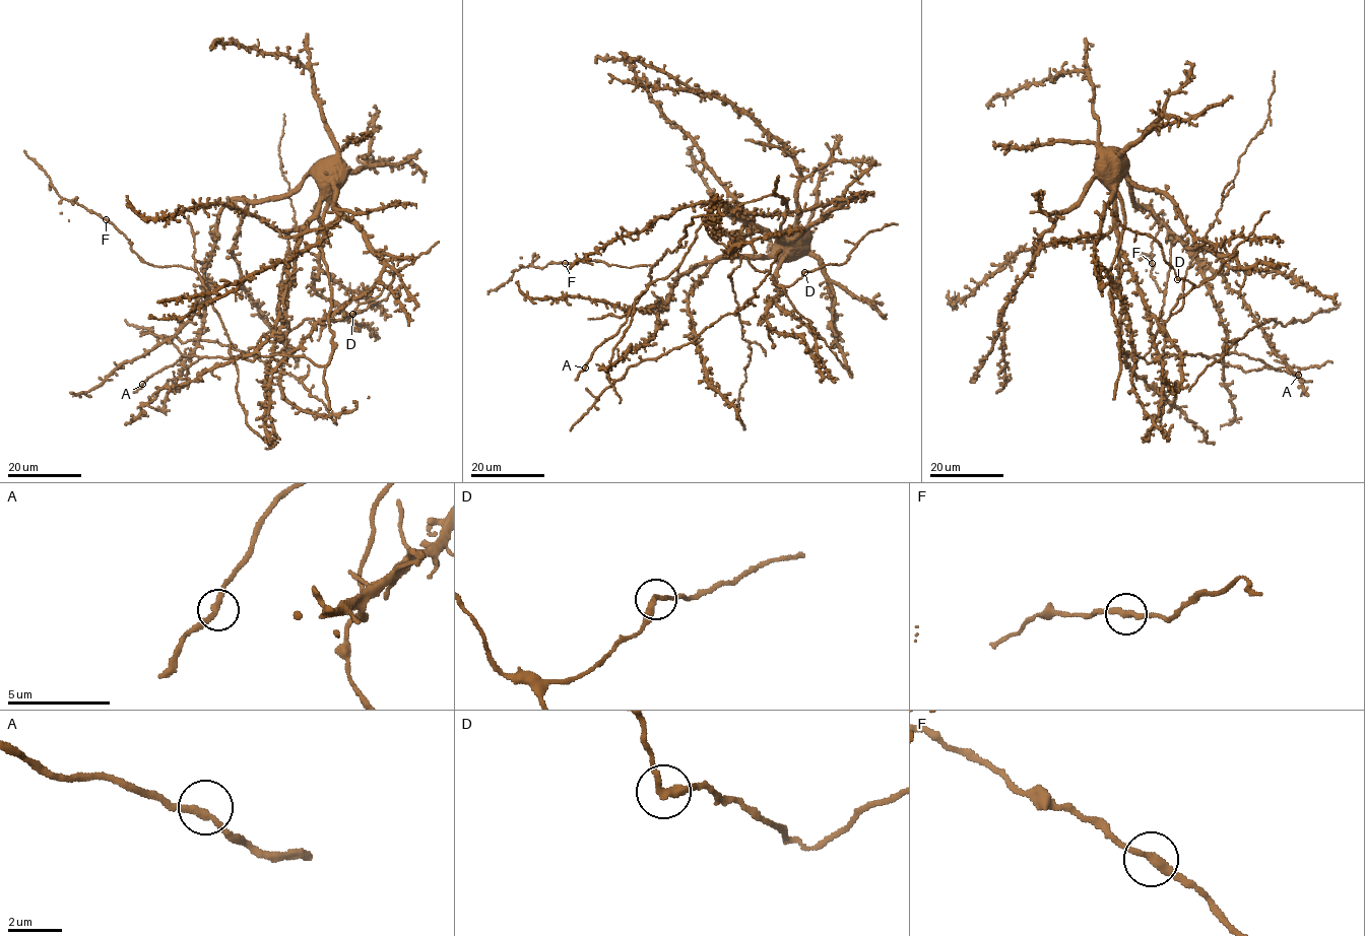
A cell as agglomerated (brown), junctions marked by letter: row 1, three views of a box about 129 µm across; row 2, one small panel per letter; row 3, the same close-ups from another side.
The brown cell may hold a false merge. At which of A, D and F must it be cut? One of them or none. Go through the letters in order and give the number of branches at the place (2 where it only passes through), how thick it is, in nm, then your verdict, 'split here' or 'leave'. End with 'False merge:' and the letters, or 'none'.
A: branches 2; calibre 260 nm; leave
D: branches 2; calibre 280 nm; split here
F: branches 2; calibre 280 nm; leave
False merge: D

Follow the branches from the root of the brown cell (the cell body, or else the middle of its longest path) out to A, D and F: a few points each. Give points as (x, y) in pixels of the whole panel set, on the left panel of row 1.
A: (329, 311), (332, 357), (324, 365), (281, 354), (251, 361), (242, 353), (228, 359), (184, 354), (142, 384)
D: (329, 311), (332, 357), (325, 364), (256, 354), (269, 332), (352, 314)
F: (329, 311), (331, 359), (287, 356), (272, 375), (269, 444), (247, 423), (200, 276), (144, 262), (106, 219)

